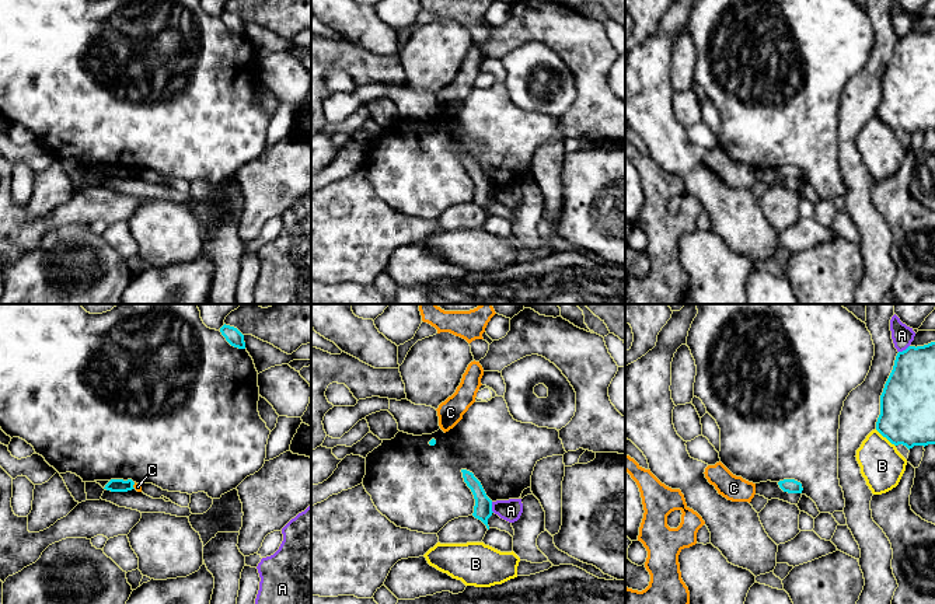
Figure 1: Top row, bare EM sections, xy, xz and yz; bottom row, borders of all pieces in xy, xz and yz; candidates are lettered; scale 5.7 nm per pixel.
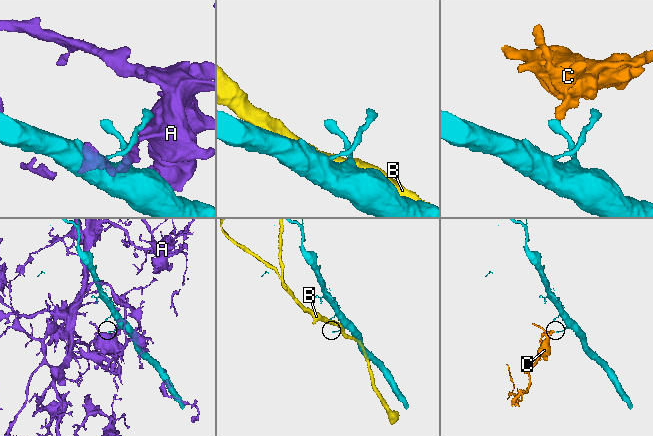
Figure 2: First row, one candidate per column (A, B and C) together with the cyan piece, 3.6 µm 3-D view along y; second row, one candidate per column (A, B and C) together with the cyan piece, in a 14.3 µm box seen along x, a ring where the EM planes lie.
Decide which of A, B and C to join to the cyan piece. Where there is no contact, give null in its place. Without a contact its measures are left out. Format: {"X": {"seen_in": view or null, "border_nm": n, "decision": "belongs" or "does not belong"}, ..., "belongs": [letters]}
{"A": {"seen_in": "xz", "border_nm": 70, "decision": "does not belong"}, "B": {"seen_in": "yz", "border_nm": 160, "decision": "does not belong"}, "C": {"seen_in": "xy", "border_nm": 40, "decision": "does not belong"}, "belongs": []}

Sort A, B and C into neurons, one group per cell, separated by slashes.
A / B / C

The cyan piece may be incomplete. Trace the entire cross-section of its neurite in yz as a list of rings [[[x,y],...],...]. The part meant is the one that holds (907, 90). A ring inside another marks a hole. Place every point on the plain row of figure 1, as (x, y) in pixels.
[[[935,28],[899,38],[880,81],[876,116],[892,130],[935,130]]]

